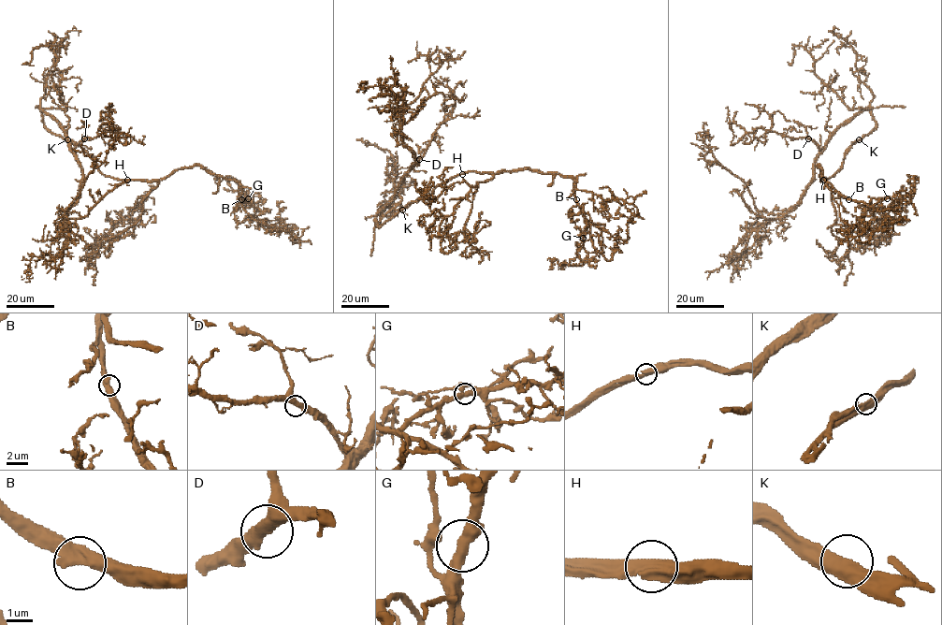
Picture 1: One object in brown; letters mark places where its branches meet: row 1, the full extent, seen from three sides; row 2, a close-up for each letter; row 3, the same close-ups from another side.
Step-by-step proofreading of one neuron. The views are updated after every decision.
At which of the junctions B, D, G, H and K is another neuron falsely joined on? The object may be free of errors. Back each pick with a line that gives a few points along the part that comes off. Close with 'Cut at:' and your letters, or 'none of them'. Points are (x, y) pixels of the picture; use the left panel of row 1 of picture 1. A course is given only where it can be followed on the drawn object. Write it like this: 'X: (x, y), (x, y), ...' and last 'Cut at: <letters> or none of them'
Cut at: none of them

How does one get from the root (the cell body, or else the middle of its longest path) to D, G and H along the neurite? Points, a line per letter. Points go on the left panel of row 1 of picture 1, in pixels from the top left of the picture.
D: (66, 140), (45, 126), (41, 109), (59, 123), (71, 149), (84, 138)
G: (66, 140), (81, 147), (107, 176), (153, 181), (201, 165), (237, 181), (239, 196), (253, 206), (248, 198)
H: (66, 140), (81, 147), (102, 173), (127, 180)

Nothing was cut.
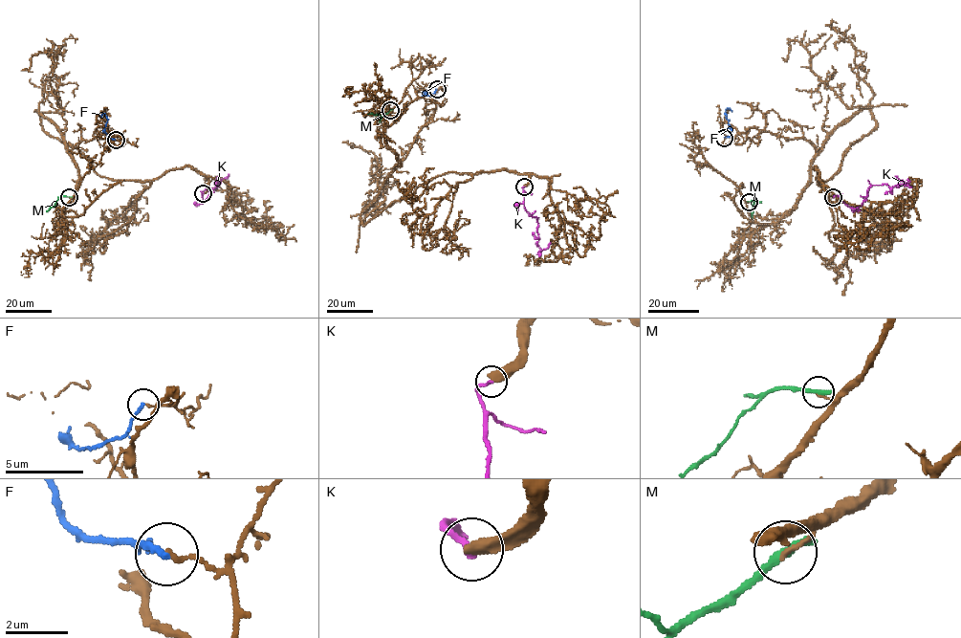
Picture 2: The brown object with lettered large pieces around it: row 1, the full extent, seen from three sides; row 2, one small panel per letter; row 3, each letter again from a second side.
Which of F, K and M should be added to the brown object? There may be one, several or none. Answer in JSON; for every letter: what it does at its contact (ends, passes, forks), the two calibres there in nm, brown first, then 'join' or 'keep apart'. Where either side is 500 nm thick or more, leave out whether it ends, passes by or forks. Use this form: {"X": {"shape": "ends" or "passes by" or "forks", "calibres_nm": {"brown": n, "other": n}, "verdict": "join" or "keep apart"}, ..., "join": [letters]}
{"F": {"shape": "ends", "calibres_nm": {"brown": 130, "other": 220}, "verdict": "keep apart"}, "K": {"calibres_nm": {"brown": 550, "other": 220}, "verdict": "keep apart"}, "M": {"shape": "ends", "calibres_nm": {"brown": 130, "other": 360}, "verdict": "keep apart"}, "join": []}

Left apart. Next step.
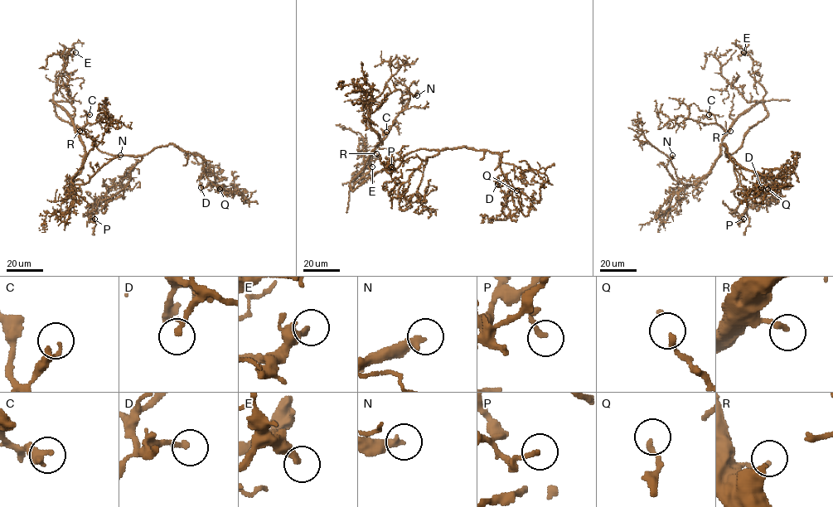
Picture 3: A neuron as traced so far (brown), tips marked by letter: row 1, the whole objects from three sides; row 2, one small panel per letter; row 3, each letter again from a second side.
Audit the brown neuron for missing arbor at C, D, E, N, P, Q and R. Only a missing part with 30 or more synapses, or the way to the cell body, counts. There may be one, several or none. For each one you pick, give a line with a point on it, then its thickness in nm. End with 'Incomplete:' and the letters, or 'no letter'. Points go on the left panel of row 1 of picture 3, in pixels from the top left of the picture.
E: at (75, 52); 280 nm thick
N: at (120, 155); 320 nm thick
R: at (79, 131); 200 nm thick
Incomplete: E, N, R

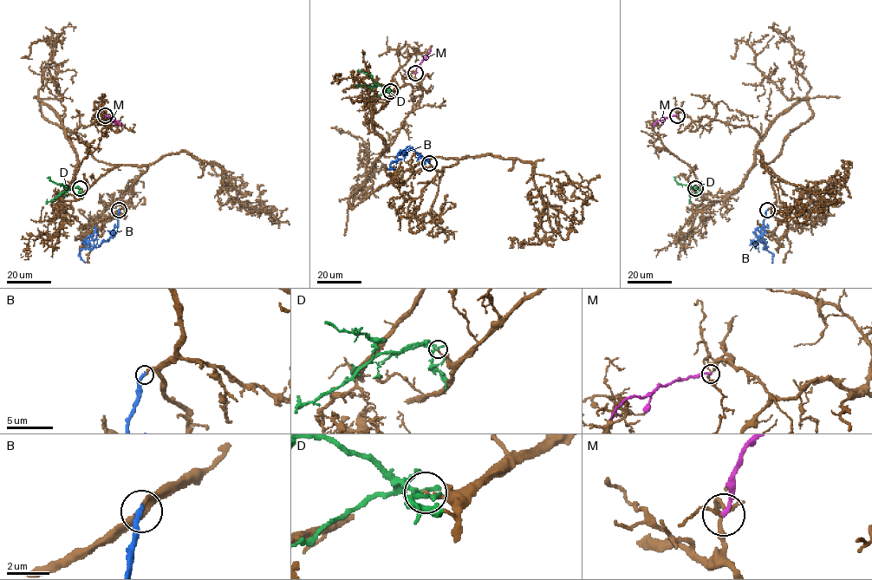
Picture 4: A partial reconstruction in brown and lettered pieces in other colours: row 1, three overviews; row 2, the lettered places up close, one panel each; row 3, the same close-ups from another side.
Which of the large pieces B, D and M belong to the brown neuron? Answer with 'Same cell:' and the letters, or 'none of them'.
Same cell: B

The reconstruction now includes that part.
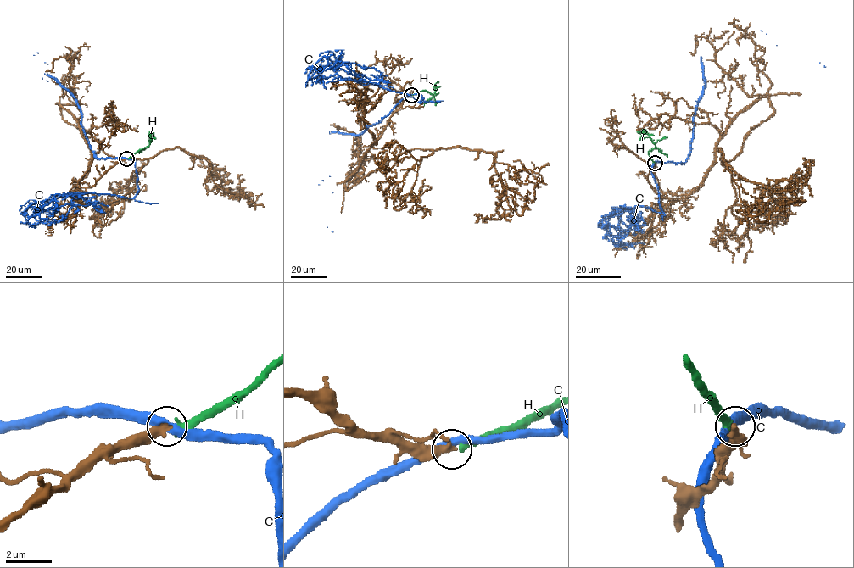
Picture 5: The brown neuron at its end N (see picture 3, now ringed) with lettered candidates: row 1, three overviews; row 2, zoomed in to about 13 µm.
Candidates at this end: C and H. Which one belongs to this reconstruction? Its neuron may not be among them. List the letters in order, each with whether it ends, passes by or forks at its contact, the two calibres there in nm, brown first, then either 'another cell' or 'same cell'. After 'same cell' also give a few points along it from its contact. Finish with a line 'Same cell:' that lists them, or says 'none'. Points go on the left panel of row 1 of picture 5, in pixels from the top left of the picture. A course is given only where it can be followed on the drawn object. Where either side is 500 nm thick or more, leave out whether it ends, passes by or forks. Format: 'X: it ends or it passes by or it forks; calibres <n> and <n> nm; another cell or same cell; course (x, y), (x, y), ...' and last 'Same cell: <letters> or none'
C: it passes by; calibres 440 and 360 nm; another cell
H: it ends; calibres 300 and 400 nm; another cell
Same cell: none

